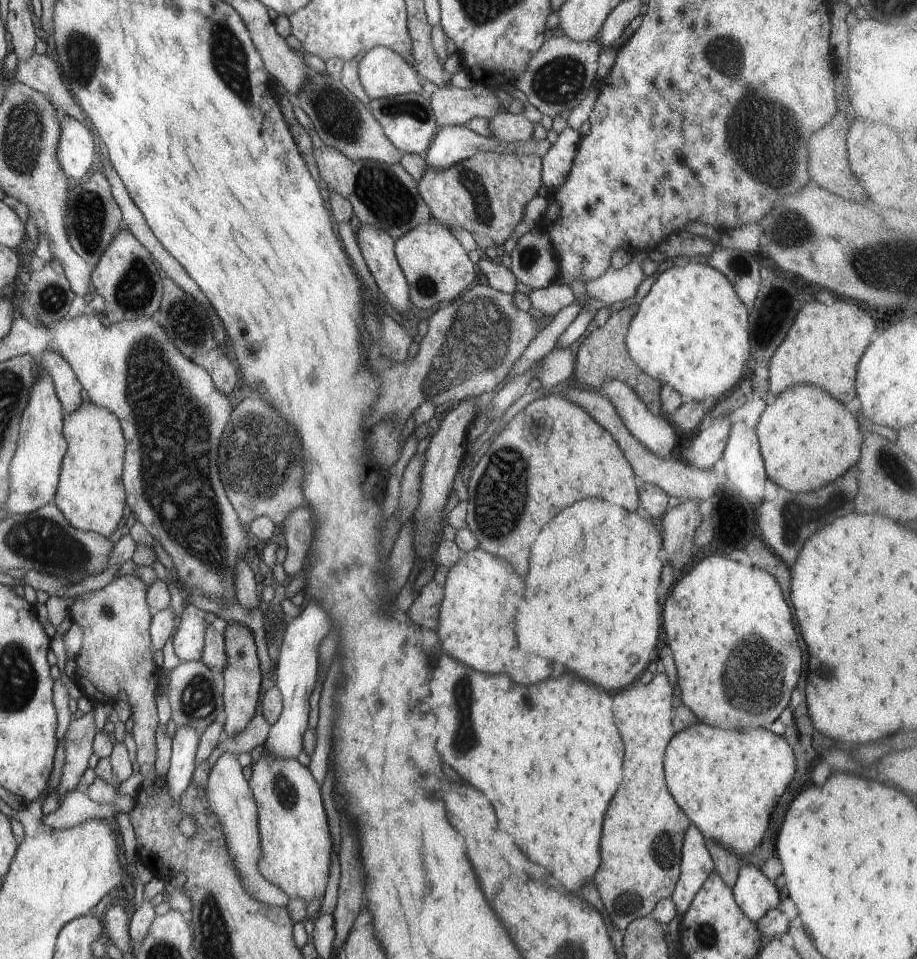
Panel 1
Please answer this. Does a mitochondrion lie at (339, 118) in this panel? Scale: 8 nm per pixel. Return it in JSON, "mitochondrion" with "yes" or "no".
{"mitochondrion":"yes"}

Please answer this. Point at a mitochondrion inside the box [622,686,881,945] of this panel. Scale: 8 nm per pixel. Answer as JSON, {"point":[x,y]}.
{"point":[664,851]}

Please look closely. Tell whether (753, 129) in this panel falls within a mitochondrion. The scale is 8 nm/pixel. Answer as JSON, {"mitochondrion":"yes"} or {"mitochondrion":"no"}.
{"mitochondrion":"yes"}

